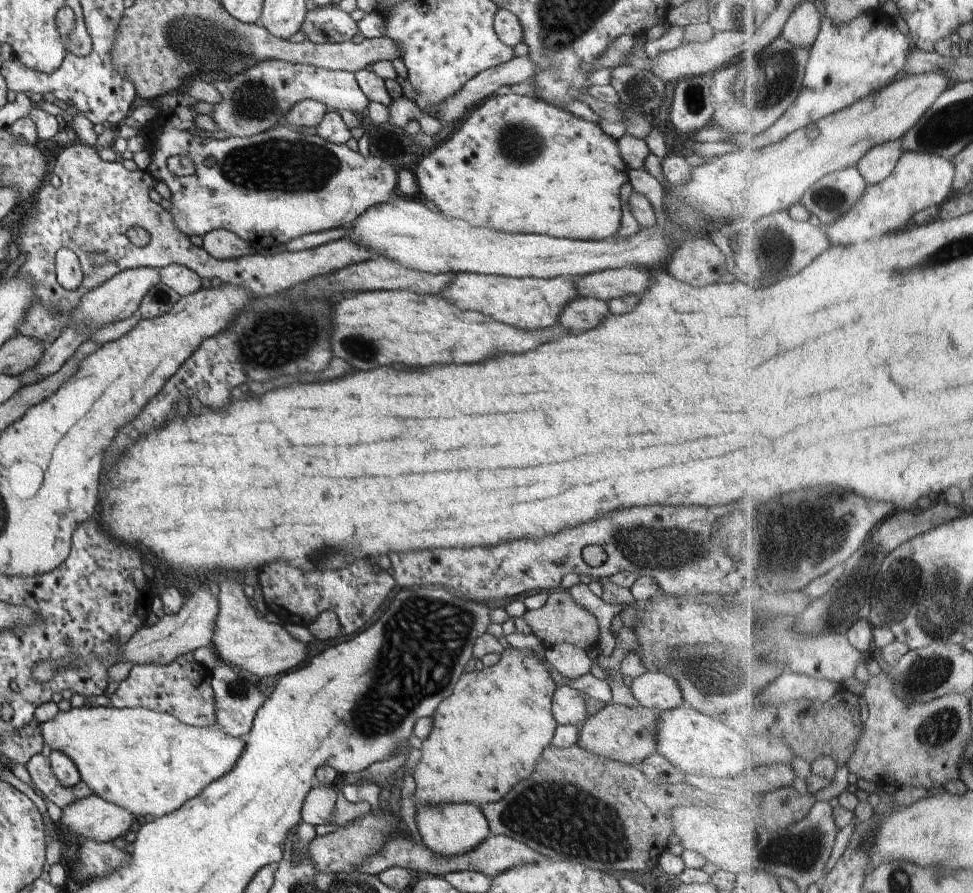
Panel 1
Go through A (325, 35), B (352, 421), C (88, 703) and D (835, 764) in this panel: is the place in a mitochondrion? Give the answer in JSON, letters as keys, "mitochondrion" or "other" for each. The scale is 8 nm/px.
{"A":"other","B":"other","C":"other","D":"other"}

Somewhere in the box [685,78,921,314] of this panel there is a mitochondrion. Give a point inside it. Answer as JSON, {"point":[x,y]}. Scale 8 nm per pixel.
{"point":[827,199]}

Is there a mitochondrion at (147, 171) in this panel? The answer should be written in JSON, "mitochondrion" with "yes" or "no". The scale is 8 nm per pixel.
{"mitochondrion":"no"}

